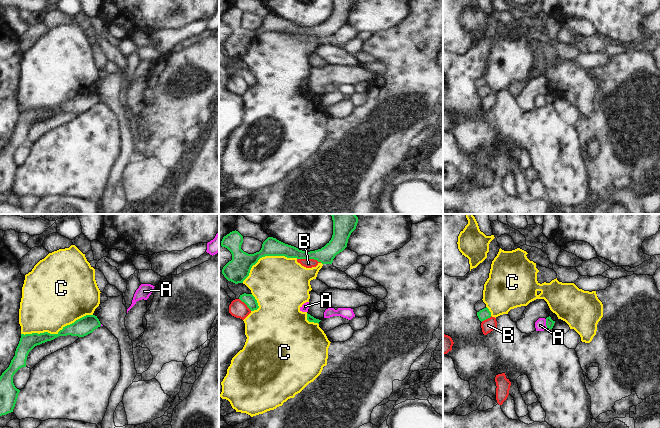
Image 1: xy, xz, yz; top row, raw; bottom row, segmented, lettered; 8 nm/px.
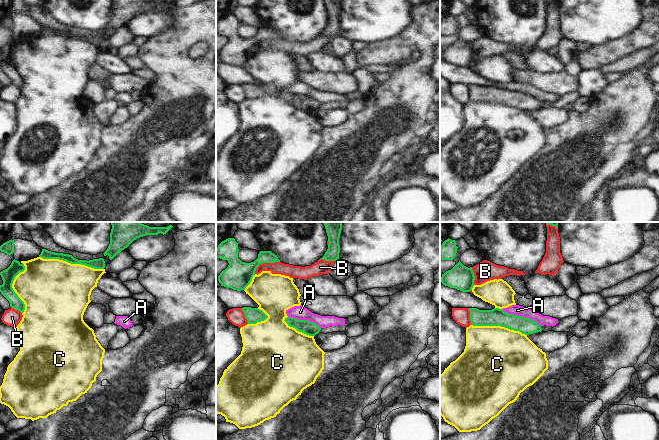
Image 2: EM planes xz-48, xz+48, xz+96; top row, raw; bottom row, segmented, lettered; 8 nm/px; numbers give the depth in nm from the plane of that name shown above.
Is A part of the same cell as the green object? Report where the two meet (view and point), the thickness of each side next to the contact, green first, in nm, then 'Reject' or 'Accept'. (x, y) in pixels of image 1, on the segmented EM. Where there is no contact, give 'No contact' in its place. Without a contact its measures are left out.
Touches green at yz (546, 323). Thickness 60 nm (green) against 90 nm. Reject.

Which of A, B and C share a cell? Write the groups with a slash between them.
A / B / C

